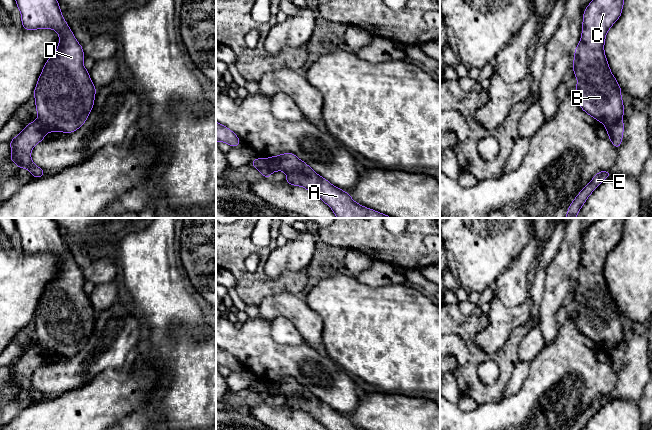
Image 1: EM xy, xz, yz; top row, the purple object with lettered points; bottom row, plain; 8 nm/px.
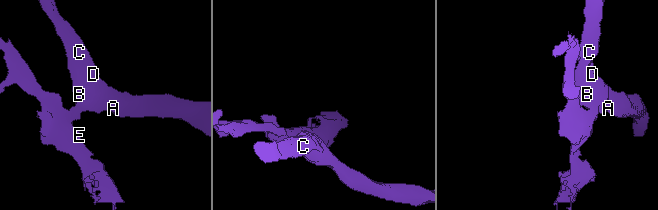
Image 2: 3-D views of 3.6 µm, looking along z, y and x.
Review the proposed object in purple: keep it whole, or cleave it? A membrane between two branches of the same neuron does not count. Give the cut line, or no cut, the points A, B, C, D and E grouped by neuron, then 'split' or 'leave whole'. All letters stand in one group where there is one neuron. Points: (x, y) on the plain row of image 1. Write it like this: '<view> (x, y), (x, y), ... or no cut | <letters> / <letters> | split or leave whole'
yz (622, 345), (605, 350) | A B C D / E | split

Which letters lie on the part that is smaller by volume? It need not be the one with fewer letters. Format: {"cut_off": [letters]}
{"cut_off": ["E"]}

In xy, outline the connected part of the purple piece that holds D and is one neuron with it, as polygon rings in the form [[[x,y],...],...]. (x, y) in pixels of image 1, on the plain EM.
[[[13,218],[25,254],[53,253],[59,259],[56,277],[45,287],[34,313],[38,343],[49,356],[72,357],[87,344],[94,330],[96,312],[83,286],[83,271],[64,244],[59,227],[52,218]]]

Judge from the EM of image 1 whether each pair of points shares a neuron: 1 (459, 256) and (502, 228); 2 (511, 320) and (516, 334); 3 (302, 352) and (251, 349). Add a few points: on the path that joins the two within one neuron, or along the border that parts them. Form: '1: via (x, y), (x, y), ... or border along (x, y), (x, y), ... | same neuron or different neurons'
1: via (470, 251), (491, 230) | same neuron
2: border along (528, 325), (517, 326), (500, 348) | different neurons
3: via (289, 353), (264, 353) | same neuron

